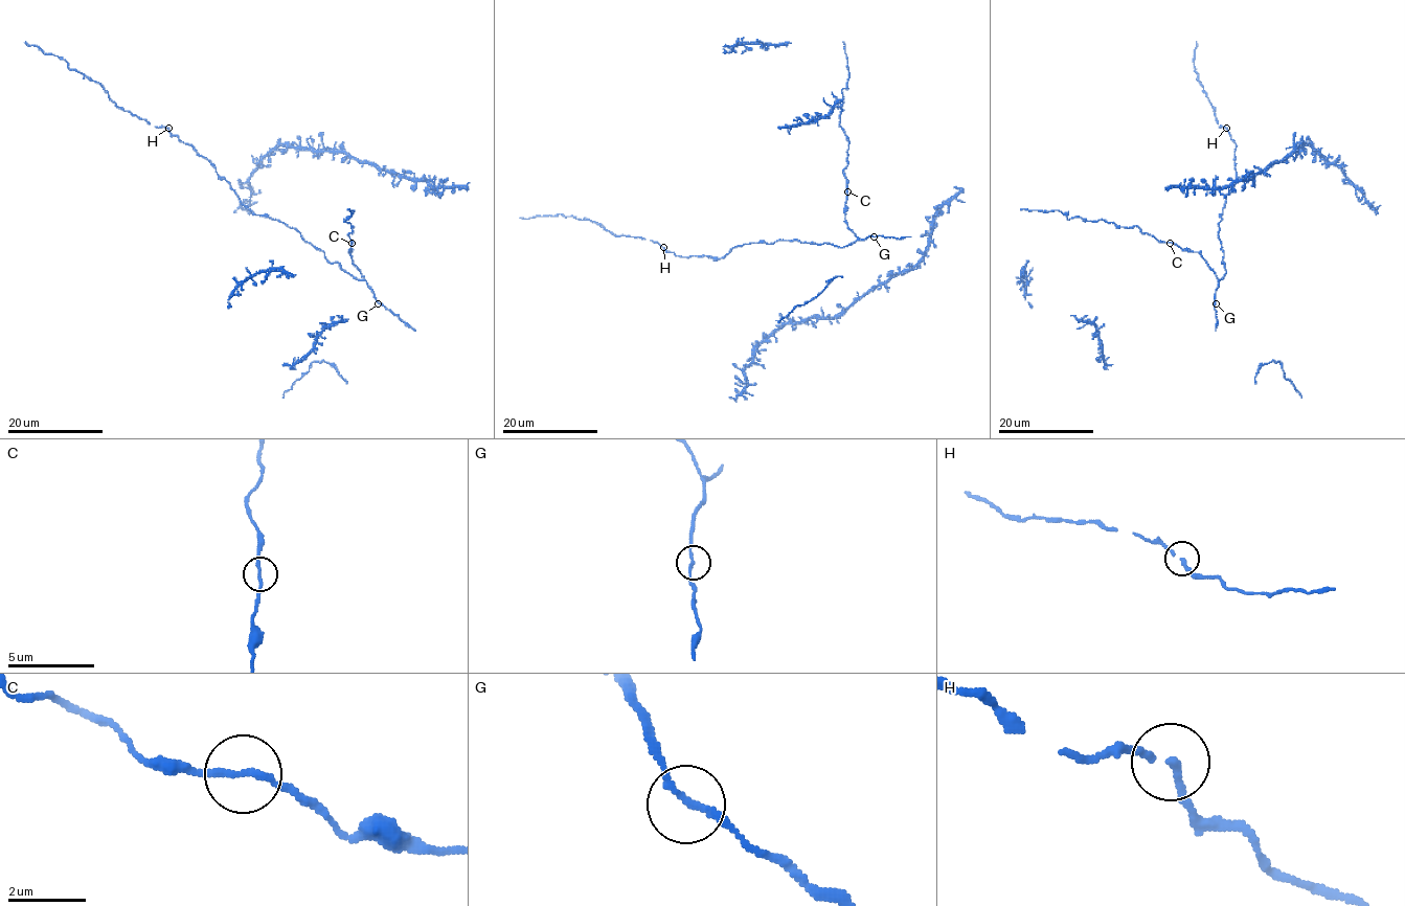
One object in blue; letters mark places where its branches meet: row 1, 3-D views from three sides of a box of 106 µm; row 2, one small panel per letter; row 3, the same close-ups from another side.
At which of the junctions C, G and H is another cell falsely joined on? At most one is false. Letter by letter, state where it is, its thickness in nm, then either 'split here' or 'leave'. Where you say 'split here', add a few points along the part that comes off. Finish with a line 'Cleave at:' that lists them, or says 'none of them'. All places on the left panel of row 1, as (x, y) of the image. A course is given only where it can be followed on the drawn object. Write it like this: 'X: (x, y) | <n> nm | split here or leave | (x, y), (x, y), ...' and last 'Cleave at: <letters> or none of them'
C: (352, 243) | 160 nm | leave
G: (378, 303) | 150 nm | leave
H: (168, 128) | 160 nm | leave
Cleave at: none of them

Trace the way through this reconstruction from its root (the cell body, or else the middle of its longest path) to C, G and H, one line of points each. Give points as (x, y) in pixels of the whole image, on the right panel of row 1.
C: (1222, 249), (1221, 263), (1226, 272), (1219, 279), (1197, 252), (1183, 251), (1170, 243)
G: (1222, 249), (1221, 263), (1226, 272), (1216, 290), (1216, 303)
H: (1222, 249), (1218, 234), (1219, 223), (1226, 196), (1237, 180), (1236, 144), (1226, 128)

